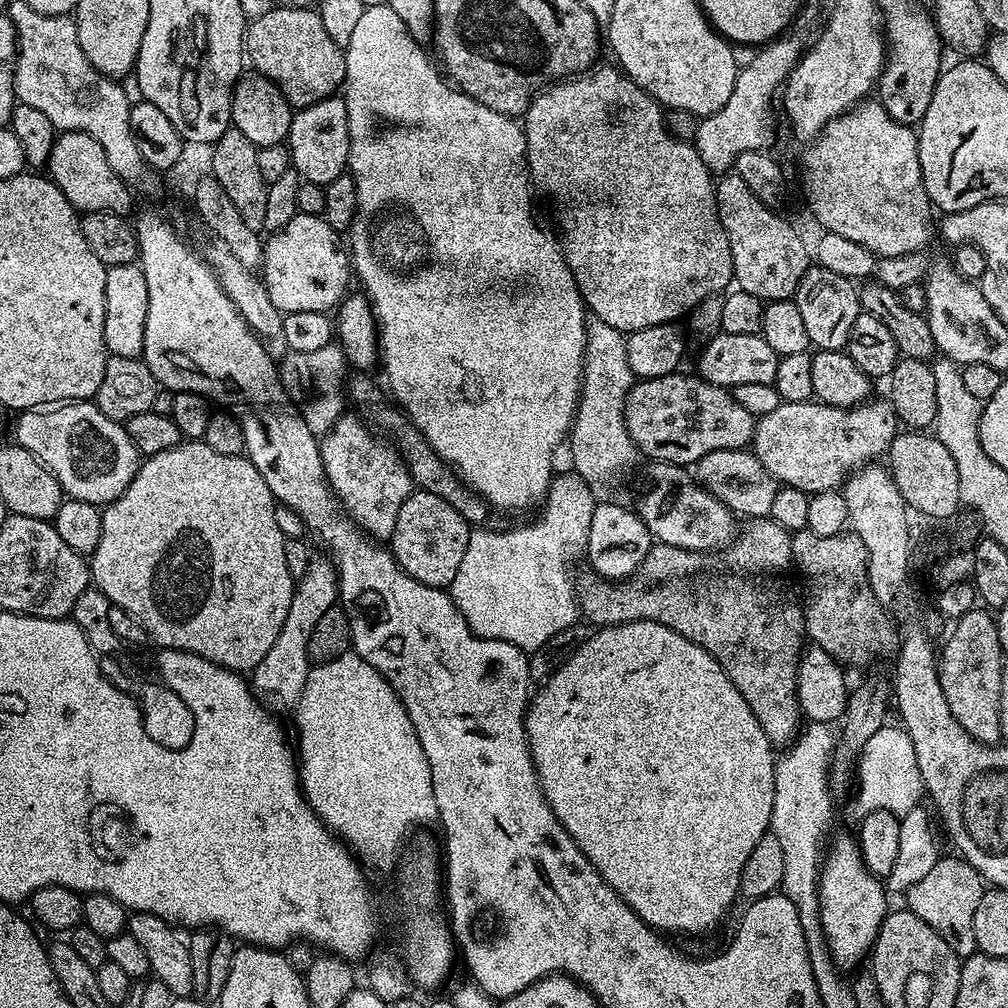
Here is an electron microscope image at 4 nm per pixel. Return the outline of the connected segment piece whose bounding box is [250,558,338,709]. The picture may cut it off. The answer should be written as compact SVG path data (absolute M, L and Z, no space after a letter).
M331 559L310 561L305 566L304 573L301 576L299 573L295 581L290 610L286 614L286 622L282 622L282 630L278 638L274 638L274 646L270 646L266 658L262 658L262 662L258 662L258 666L250 673L251 687L269 705L277 704L280 708L291 709L299 700L310 671L308 659L310 634L314 634L314 626L318 626L322 614L326 614L326 610L330 610L337 600L336 569L333 568Z

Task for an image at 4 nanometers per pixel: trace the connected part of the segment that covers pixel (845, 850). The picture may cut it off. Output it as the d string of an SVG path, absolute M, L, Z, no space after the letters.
M848 836L841 840L833 839L827 845L826 855L822 861L820 873L820 925L824 931L824 937L828 939L828 953L834 958L837 968L847 970L855 969L860 959L867 957L872 950L872 943L878 938L878 930L882 926L885 916L890 911L888 899L889 893L882 883L881 877L876 876L864 865L864 859L860 853L859 843Z

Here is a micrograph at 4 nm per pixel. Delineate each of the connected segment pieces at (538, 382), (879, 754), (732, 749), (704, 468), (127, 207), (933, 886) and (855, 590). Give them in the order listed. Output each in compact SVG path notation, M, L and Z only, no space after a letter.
M382 2L378 6L367 6L364 9L362 18L355 25L354 31L351 32L349 44L344 48L344 82L342 85L342 99L346 106L346 114L348 115L348 167L347 171L352 177L354 186L356 187L356 213L352 219L352 224L346 233L346 248L350 253L350 268L360 279L363 295L367 296L368 304L372 307L372 316L376 320L376 335L378 337L378 364L382 369L384 367L383 383L388 383L387 391L392 391L391 399L395 401L401 412L412 421L413 428L423 437L425 442L436 451L436 457L443 460L457 476L460 481L467 484L477 496L488 501L493 509L501 508L504 512L516 512L519 508L528 508L531 504L539 505L541 501L548 495L548 486L552 482L554 469L552 469L552 455L556 452L556 447L560 443L565 443L566 437L569 435L572 420L576 416L576 406L580 403L580 382L584 378L584 347L586 346L586 330L584 329L584 318L586 309L584 299L580 297L578 286L574 282L574 274L570 274L568 263L564 260L562 244L559 239L556 240L548 233L548 228L542 221L536 217L536 212L532 209L532 192L533 185L530 183L528 175L528 155L526 154L526 138L524 137L524 129L513 117L506 114L498 114L498 110L490 110L490 106L482 106L482 102L478 102L474 98L470 98L459 88L453 86L438 71L437 65L428 61L428 56L424 53L425 49L410 34L410 30L406 30L406 26L402 26L402 18L398 18L398 14L394 14L394 10L387 2Z
M885 726L882 730L878 730L878 734L874 734L874 738L870 738L870 742L866 742L866 746L859 754L858 772L860 768L860 800L864 803L864 806L862 806L864 812L873 812L879 808L886 808L889 812L893 812L895 816L902 817L905 816L911 808L915 808L921 803L920 796L922 800L922 785L920 783L920 771L918 770L918 758L914 758L914 742L910 742L910 734L905 732L903 727L895 727L896 728L892 728L892 726Z
M635 620L625 624L612 624L608 628L597 627L593 632L596 633L589 640L581 639L572 648L567 659L552 672L549 678L537 687L540 688L537 692L535 689L531 693L528 711L524 713L524 729L528 735L528 749L532 755L532 764L536 767L536 777L540 783L540 789L550 806L550 810L554 810L558 822L562 822L562 826L568 831L574 843L580 847L584 857L592 863L594 870L598 870L600 877L648 923L649 928L663 930L665 933L685 932L688 936L704 936L707 932L714 931L723 922L724 915L732 908L732 903L738 900L740 896L742 866L746 866L746 858L750 858L750 853L754 850L754 846L758 846L758 842L771 829L772 811L774 810L774 774L776 773L777 761L777 757L774 755L774 745L766 738L762 726L758 726L758 718L754 718L750 706L746 706L746 698L742 698L742 694L738 694L734 682L730 682L730 678L726 678L722 666L718 666L718 662L714 662L714 658L710 654L706 654L706 650L702 650L702 646L694 646L694 642L682 638L682 634L678 634L658 622L650 622L649 620Z
M742 448L714 450L706 454L694 465L694 479L714 498L718 498L718 502L722 502L740 518L767 517L778 487L778 482L772 477L770 470L766 470L766 466L758 462L751 450Z
M60 132L48 155L47 175L66 194L66 198L76 207L77 213L109 212L115 216L127 217L132 208L133 189L125 184L114 170L110 170L110 162L106 162L106 154L102 146L90 138L90 134L81 132Z
M941 858L914 886L910 886L906 893L907 911L913 912L930 930L934 930L954 950L954 954L961 958L977 955L976 943L974 942L974 909L986 887L986 881L980 873L974 870L962 858L948 860Z
M807 530L791 533L791 538L792 562L795 571L797 573L800 571L800 576L804 579L805 592L804 596L802 592L802 607L807 639L815 647L826 650L835 660L839 660L845 665L868 664L875 656L880 656L883 652L895 653L898 648L898 632L892 629L893 621L890 619L889 613L881 608L870 590L868 555L866 546L862 546L860 539L854 534L822 538Z

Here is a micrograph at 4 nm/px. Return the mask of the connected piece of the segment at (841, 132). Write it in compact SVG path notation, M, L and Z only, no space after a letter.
M869 98L860 101L849 110L844 112L838 118L834 118L824 128L824 131L807 145L808 148L800 156L800 164L804 167L804 196L808 199L808 208L816 215L816 220L821 224L824 232L833 232L842 234L842 238L850 238L850 242L858 242L858 246L865 248L867 252L873 252L876 257L881 256L901 256L907 252L919 252L927 249L928 239L934 236L934 220L932 224L932 215L934 209L928 202L926 186L922 182L921 166L918 162L918 142L917 133L907 124L894 122L890 114L880 105L879 99Z

